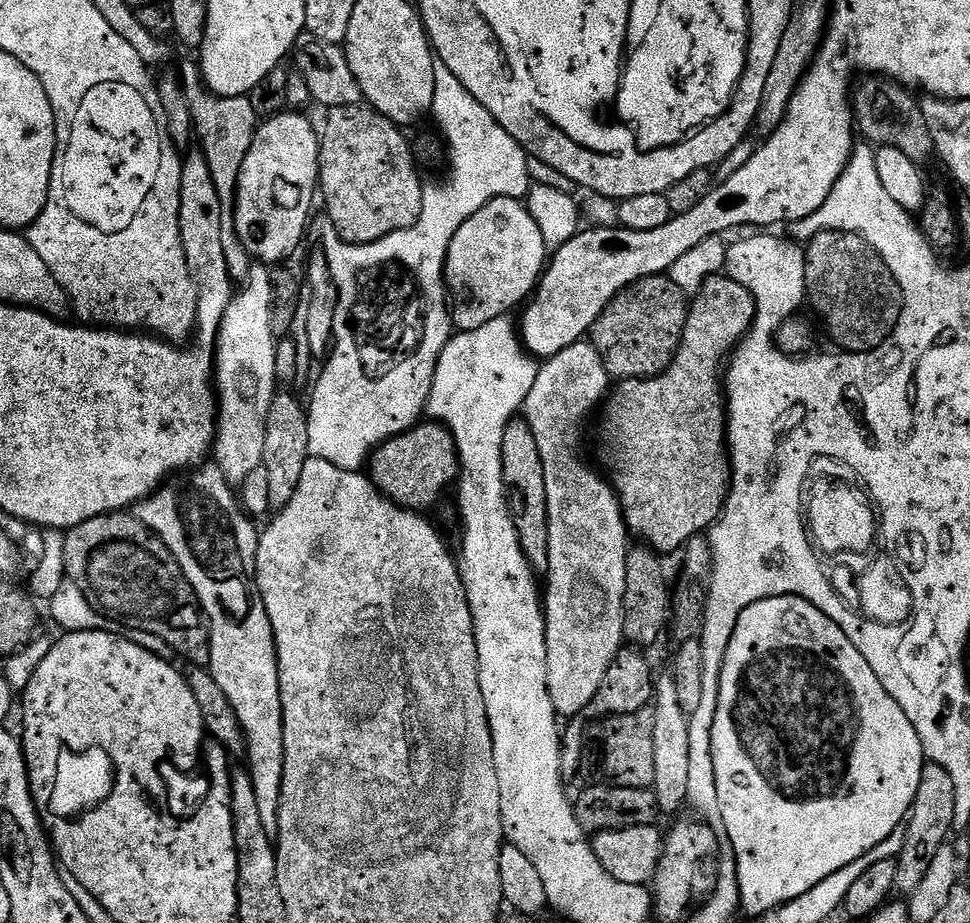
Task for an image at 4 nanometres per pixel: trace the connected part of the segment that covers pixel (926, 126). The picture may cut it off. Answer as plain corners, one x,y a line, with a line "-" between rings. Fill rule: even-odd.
879,74
864,80
854,92
854,120
865,132
867,139
873,145
896,147
914,161
924,162
936,156
936,143
932,137
932,125
929,124
921,101
911,96
905,85
898,80
889,80
-
909,92
909,93
908,93

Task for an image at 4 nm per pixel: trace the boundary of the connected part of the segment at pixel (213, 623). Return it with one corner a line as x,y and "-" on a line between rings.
205,462
195,470
185,470
179,474
173,475
171,479
160,485
151,496
140,501
135,505
134,515
137,520
145,524
151,532
162,538
162,542
174,554
174,558
182,566
190,586
194,586
196,596
200,599
200,606
204,609
207,623
210,625
210,635
212,638
212,663
210,671
212,677
222,686
226,698
234,706
236,713
240,718
240,724
243,725
246,733
246,746
248,756
252,758
252,785
254,792
258,797
258,814
262,814
262,822
266,826
268,833
272,834
277,831
278,821
280,819
280,799
282,798
282,784
284,782
284,763
286,762
286,746
284,745
284,711
282,710
282,698
280,697
280,663
276,657
276,632
272,628
272,619
266,614
264,605
264,595
260,592
260,587
256,584
256,551
260,545
258,539
258,528
255,528
253,517
244,511
233,485
229,484
228,479
222,474
222,470
212,462

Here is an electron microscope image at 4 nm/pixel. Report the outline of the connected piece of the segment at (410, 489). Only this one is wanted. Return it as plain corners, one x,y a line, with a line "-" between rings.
439,422
417,423
416,427
396,436
380,445
370,457
370,479
389,500
400,505
402,508
413,510
428,510
431,504
436,504
443,494
444,488
451,489
457,483
460,475
460,454
456,449
456,439
452,431

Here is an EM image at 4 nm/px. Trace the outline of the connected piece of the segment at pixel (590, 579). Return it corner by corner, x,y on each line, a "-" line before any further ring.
581,342
562,350
556,356
549,356
539,365
534,382
534,390
526,398
522,412
526,417
528,425
534,430
534,438
538,441
538,452
542,454
542,468
546,474
546,496
548,502
548,525
550,526
550,554
548,555
548,588
546,584
546,646
548,647
548,689
552,698
552,707
560,718
576,718
590,706
594,694
598,694
598,686
606,678
610,666
616,661
616,655
620,649
625,647
624,639
624,603
626,602
626,572
628,570
628,554
630,543
630,529
628,522
624,518
624,507
620,504
620,497
616,489
603,475
599,476
590,465
584,461
584,452
580,449
580,443
584,440
584,423
588,420
588,415
592,411
599,409
605,403
606,397
610,392
610,373
604,358
604,353
591,342

